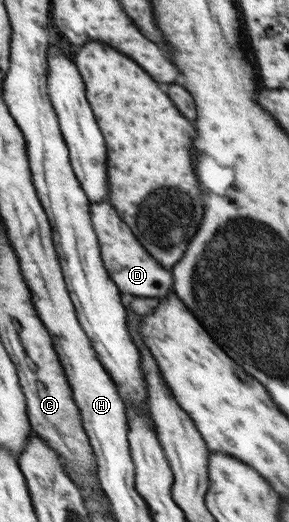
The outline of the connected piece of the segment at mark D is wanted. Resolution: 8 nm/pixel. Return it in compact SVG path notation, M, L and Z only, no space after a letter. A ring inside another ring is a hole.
M109 202L91 203L91 217L92 225L99 236L104 266L116 281L121 294L126 295L128 298L131 296L151 298L167 296L169 290L171 290L171 284L173 284L172 271L157 264L147 254L147 250L131 234L129 226L125 222L121 222L121 218L117 216L115 208L109 206Z

